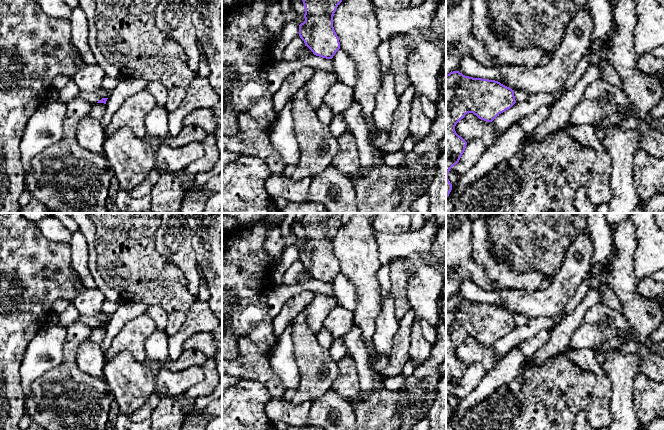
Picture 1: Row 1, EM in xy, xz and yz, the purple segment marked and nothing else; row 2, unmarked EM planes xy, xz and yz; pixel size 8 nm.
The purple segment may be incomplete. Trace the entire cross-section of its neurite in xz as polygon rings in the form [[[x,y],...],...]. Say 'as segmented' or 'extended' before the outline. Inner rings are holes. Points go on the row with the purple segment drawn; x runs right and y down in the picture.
as segmented; [[[302,0],[305,21],[299,25],[299,36],[314,55],[332,59],[340,49],[333,27],[333,16],[342,0]]]

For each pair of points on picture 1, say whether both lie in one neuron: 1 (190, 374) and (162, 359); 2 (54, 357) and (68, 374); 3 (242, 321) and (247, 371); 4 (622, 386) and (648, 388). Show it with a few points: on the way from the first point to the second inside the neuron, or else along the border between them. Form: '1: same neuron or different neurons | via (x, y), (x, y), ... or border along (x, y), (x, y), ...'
1: different neurons | border along (166, 365), (158, 367)
2: different neurons | border along (65, 340), (63, 361), (40, 376)
3: different neurons | border along (264, 350), (241, 337), (238, 355), (233, 358)
4: different neurons | border along (637, 371), (633, 378), (633, 410)

